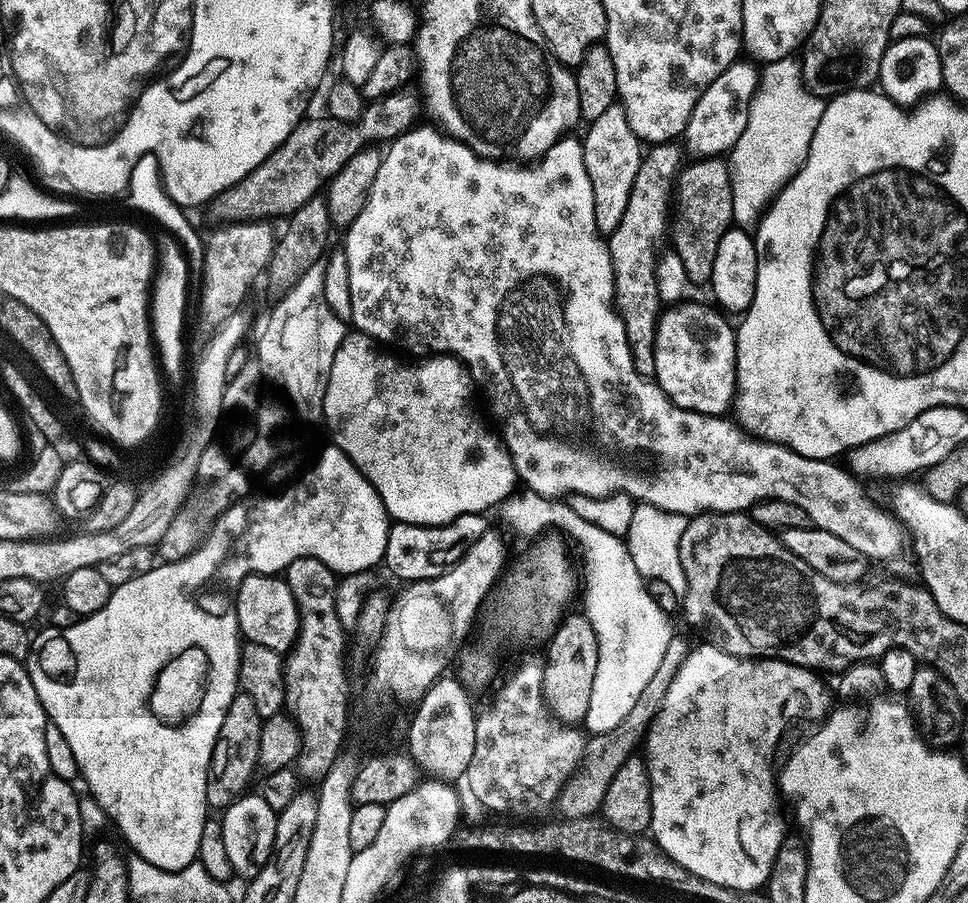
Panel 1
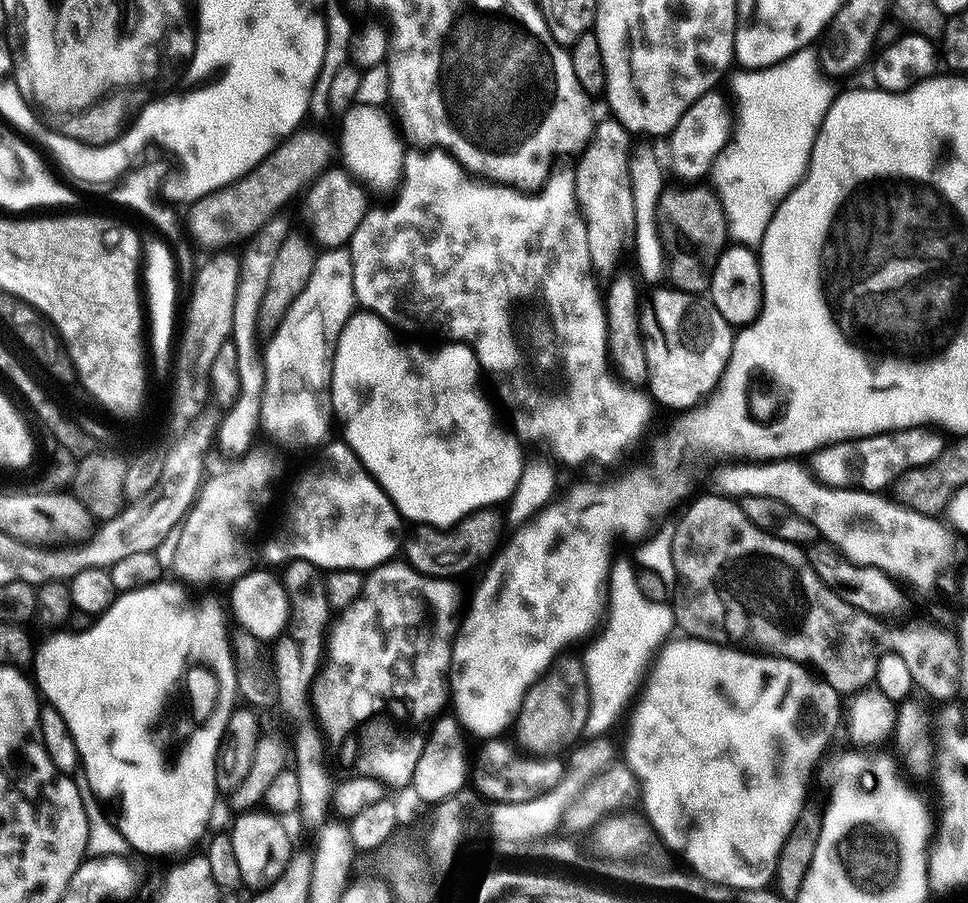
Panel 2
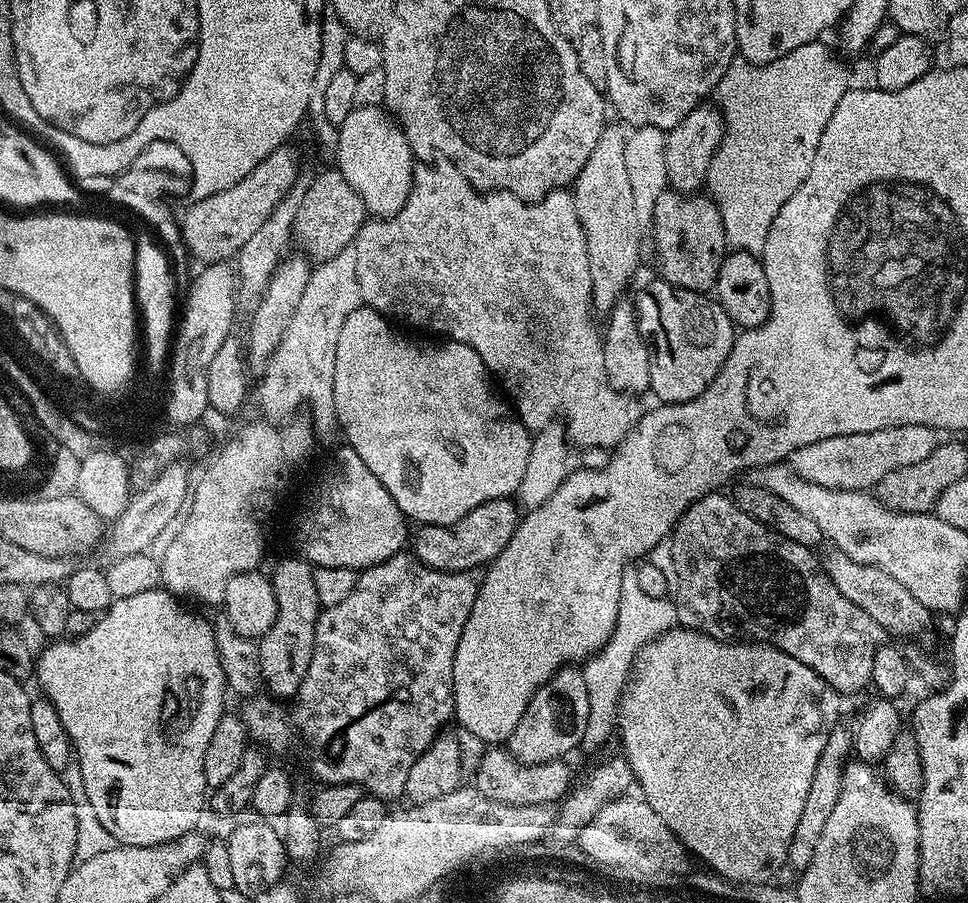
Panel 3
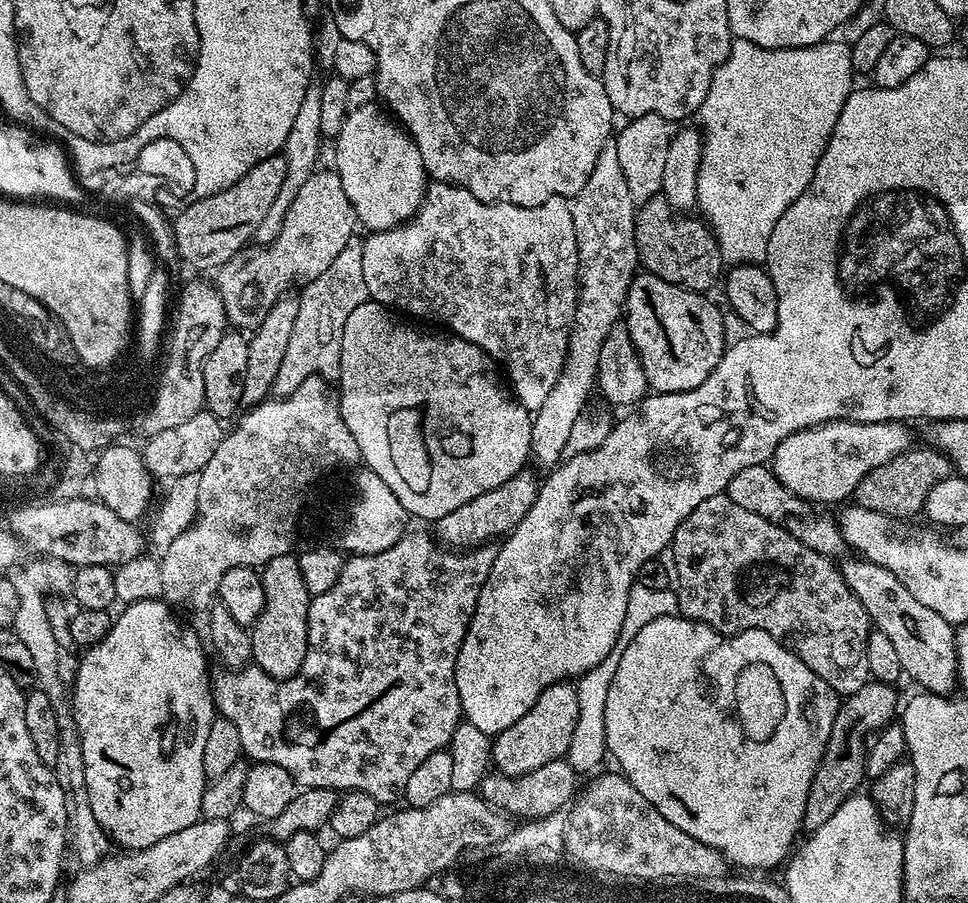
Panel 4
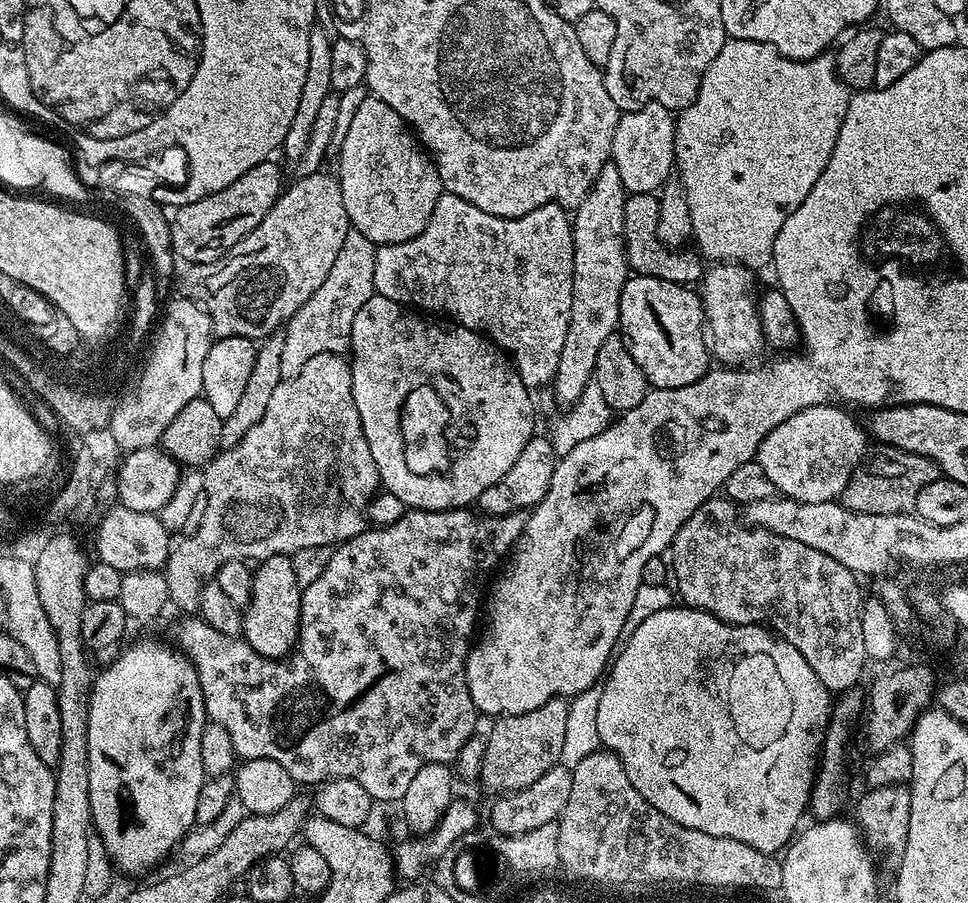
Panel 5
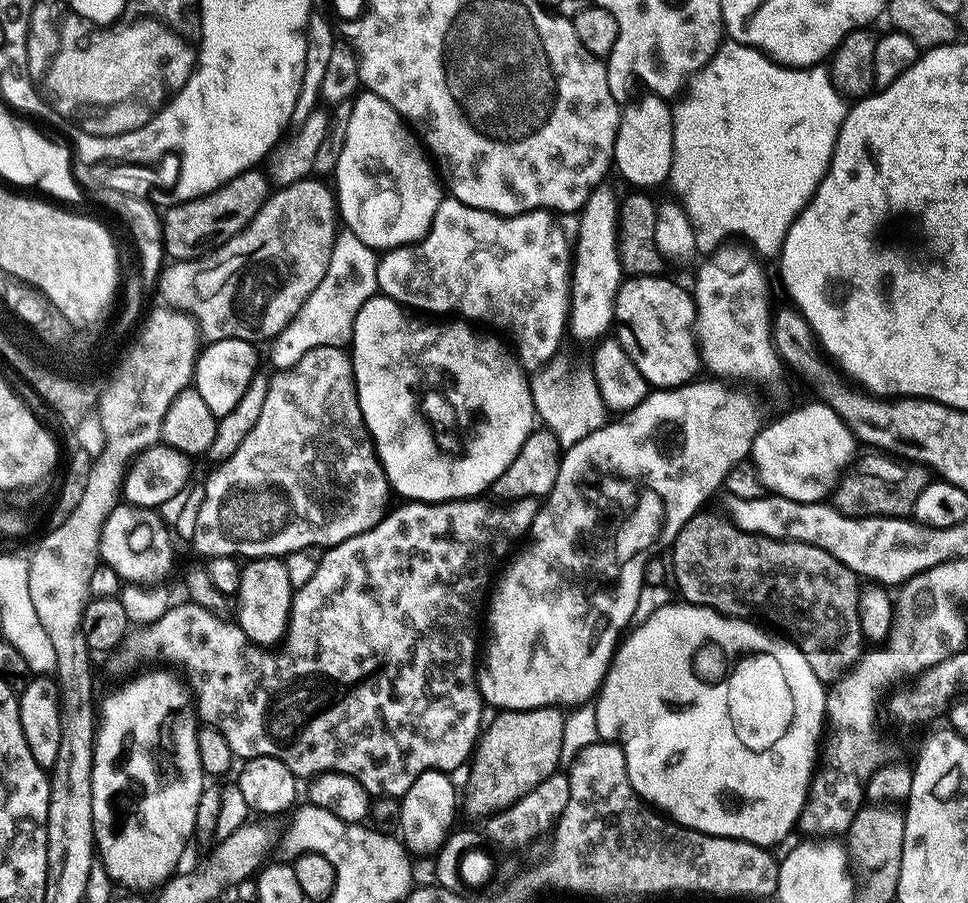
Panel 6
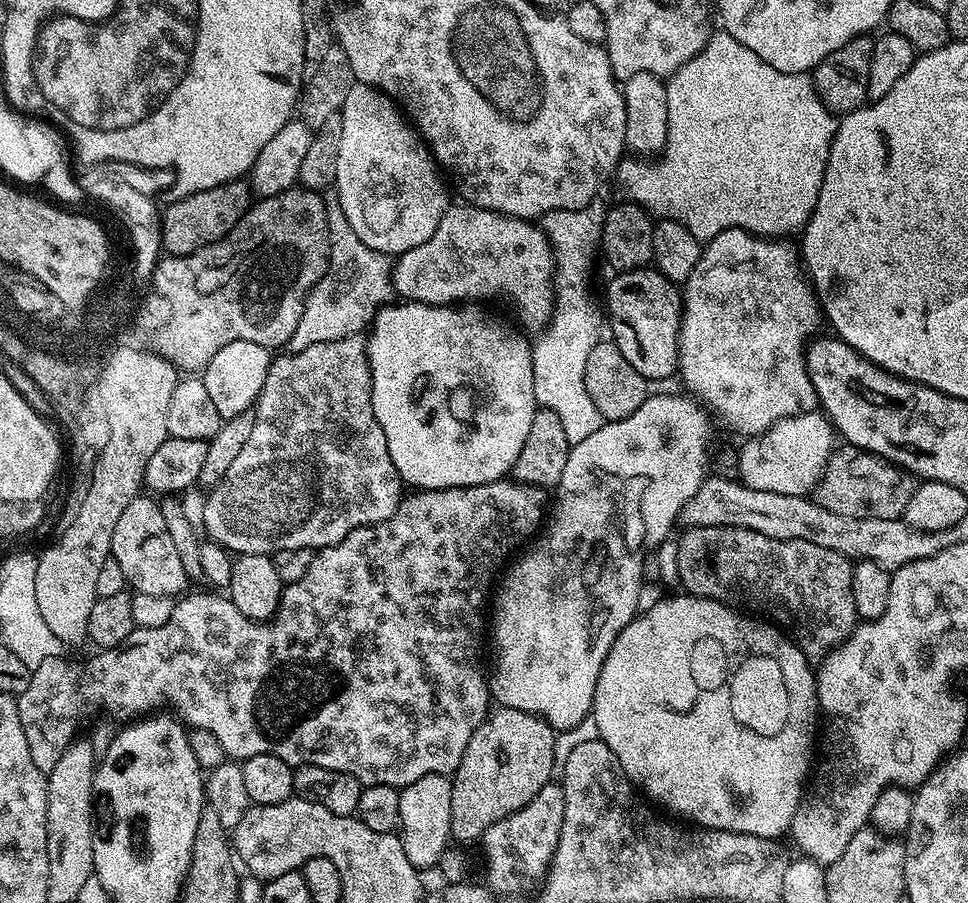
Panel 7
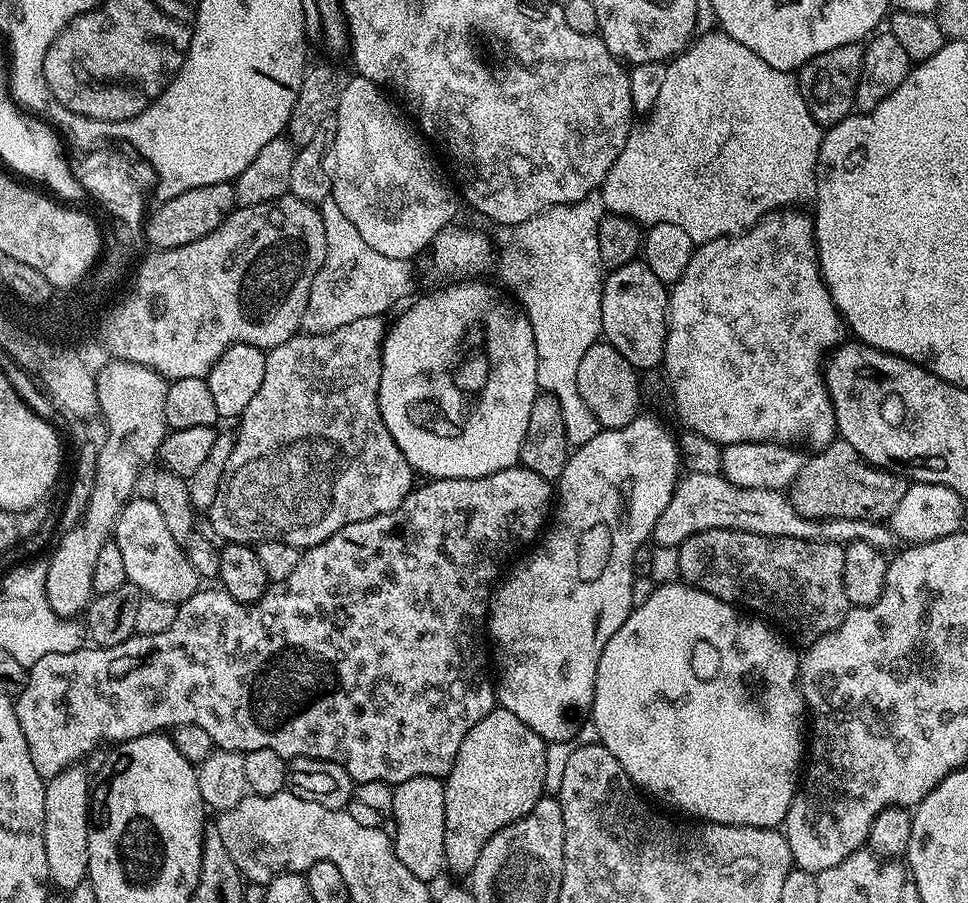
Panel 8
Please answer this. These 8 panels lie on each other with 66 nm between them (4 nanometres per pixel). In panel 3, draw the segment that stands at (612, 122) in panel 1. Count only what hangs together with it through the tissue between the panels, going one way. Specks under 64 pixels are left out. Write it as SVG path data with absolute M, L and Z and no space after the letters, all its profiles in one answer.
M606 126L598 138L598 146L586 158L586 166L574 181L574 199L578 222L586 238L586 254L590 258L592 306L597 313L611 312L625 295L624 287L640 264L640 232L642 225L634 214L634 197L626 174L626 142L623 127Z

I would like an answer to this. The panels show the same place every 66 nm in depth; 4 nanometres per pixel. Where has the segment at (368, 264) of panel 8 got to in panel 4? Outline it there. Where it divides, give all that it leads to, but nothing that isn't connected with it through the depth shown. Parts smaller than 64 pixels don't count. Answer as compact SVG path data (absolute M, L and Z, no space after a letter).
M362 243L347 244L342 254L330 262L326 274L318 274L318 278L309 280L301 292L304 293L299 293L298 296L298 316L294 319L293 333L290 334L290 342L287 343L282 364L278 367L274 385L281 397L288 396L302 382L306 382L306 378L324 370L320 368L326 367L331 360L333 363L350 310L369 299L366 282L362 278Z

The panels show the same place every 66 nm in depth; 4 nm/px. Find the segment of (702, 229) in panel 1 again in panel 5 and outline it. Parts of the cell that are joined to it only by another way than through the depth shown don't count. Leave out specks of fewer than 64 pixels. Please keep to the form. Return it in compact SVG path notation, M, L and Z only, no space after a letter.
M634 192L625 195L622 210L622 230L624 231L624 253L628 267L635 275L662 278L685 286L696 286L703 281L706 264L695 251L668 248L658 238L660 202L651 192Z

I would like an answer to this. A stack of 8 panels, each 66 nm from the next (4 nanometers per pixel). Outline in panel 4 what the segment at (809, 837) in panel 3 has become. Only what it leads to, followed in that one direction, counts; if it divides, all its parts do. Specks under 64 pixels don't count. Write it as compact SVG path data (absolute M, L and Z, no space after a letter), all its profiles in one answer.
M869 679L868 683L862 686L862 690L858 690L854 695L845 696L840 700L840 708L836 712L834 726L830 730L830 738L824 747L824 757L820 759L820 767L816 769L812 785L810 786L810 794L806 798L806 810L804 811L804 822L802 825L805 833L811 834L818 830L818 826L823 826L834 814L834 810L838 810L838 806L842 806L842 802L853 795L859 789L856 787L863 780L866 780L866 758L868 757L870 734L875 734L881 728L893 723L895 716L892 715L895 712L897 715L898 712L898 704L896 708L896 692L892 688L895 687L891 683Z

